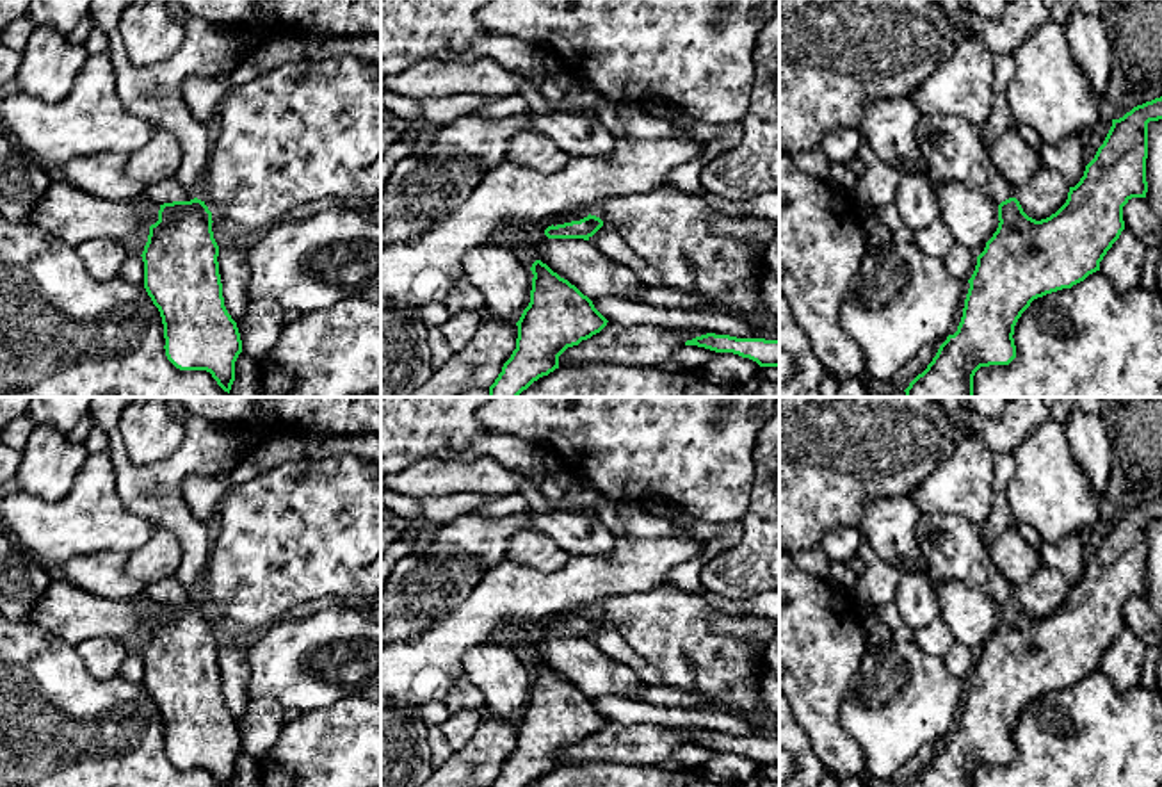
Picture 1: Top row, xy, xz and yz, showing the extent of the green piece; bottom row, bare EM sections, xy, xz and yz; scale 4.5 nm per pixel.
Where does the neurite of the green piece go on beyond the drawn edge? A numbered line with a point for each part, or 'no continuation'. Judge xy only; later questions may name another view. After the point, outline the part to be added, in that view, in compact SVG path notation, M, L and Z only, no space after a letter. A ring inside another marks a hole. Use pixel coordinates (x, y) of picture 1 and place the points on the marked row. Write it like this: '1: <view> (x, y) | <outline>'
1: xy (166, 191) | M178 176L164 178L160 182L149 183L146 196L157 203L173 203L173 201L190 201L194 199L178 182Z

